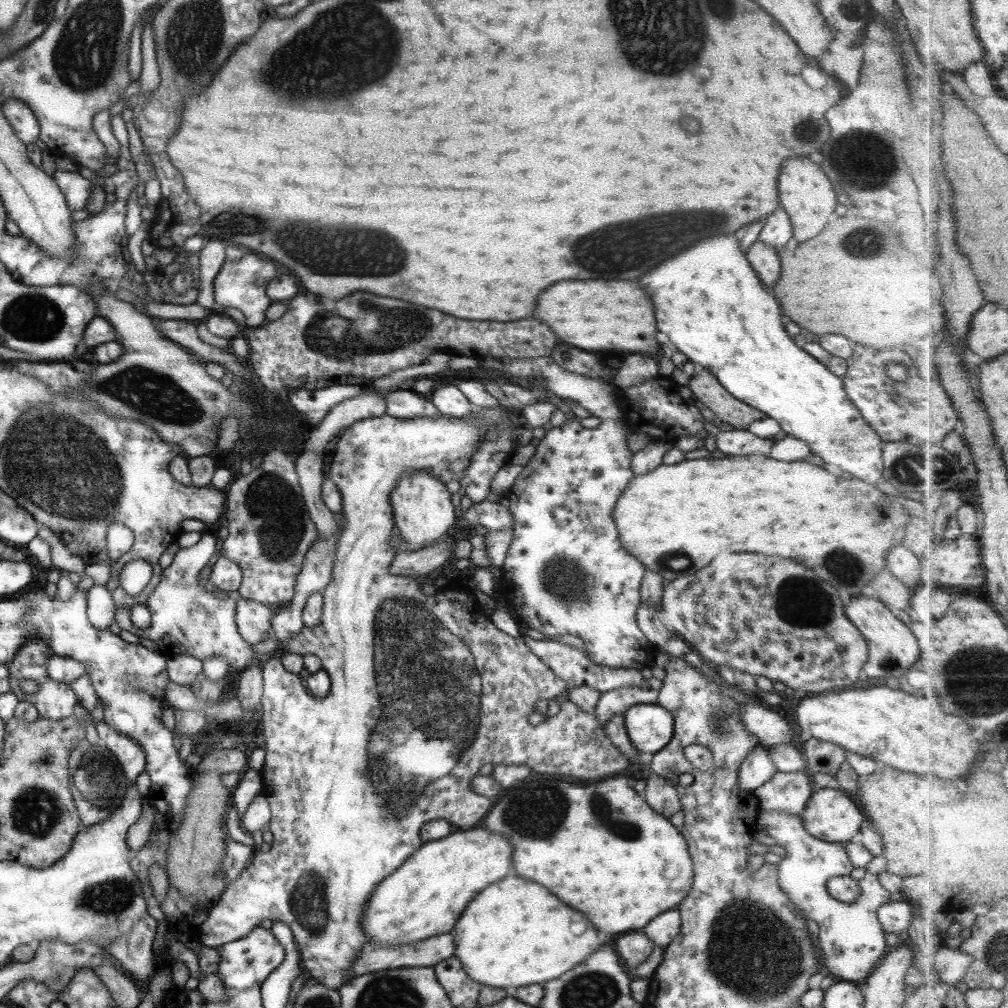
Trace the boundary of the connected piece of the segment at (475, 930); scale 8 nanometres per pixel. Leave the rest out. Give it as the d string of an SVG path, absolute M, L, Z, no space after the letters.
M512 873L479 890L467 902L450 933L453 934L451 942L455 944L453 956L459 959L467 977L479 985L503 990L515 990L520 986L539 985L551 981L563 972L571 970L571 966L579 964L583 958L599 948L597 930L583 914L571 910L569 906L563 906L563 902L559 902L551 892L543 890L543 886Z

